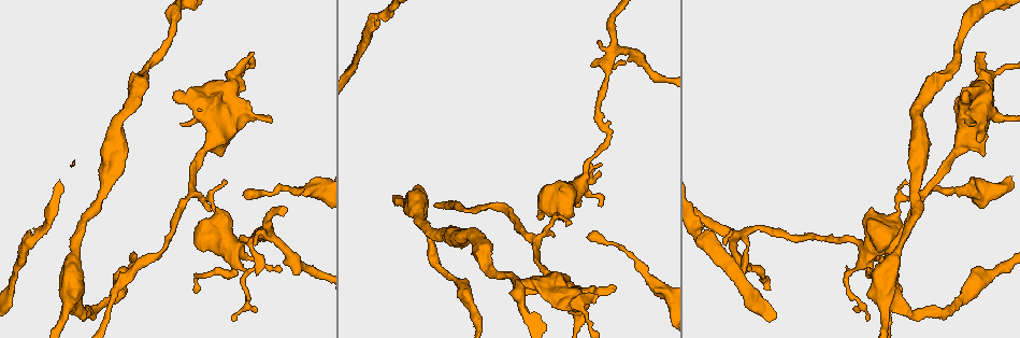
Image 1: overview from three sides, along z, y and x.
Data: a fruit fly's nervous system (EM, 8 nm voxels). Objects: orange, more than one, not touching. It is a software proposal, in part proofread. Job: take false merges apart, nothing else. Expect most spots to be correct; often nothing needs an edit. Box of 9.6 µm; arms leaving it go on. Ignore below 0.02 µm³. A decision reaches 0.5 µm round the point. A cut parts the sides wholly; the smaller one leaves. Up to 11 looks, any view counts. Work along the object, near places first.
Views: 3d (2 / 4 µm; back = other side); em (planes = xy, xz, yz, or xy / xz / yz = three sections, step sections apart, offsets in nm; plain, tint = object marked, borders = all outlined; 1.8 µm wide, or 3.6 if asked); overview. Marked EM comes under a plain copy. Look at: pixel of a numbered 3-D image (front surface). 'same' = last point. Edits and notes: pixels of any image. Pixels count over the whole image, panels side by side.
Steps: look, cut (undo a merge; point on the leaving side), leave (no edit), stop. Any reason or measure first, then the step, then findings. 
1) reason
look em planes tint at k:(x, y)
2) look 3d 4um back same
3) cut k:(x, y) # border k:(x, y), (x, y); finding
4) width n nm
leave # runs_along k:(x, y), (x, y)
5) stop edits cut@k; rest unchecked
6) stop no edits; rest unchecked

narrows sharply
look 3d 4um at 1:(232, 270)

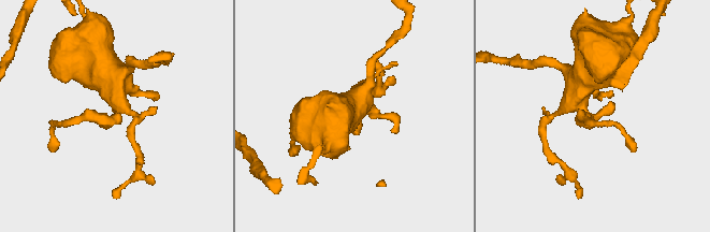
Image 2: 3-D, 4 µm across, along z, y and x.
need the tissue
look em 3.6um xy step 4 tint at 2:(118, 114)

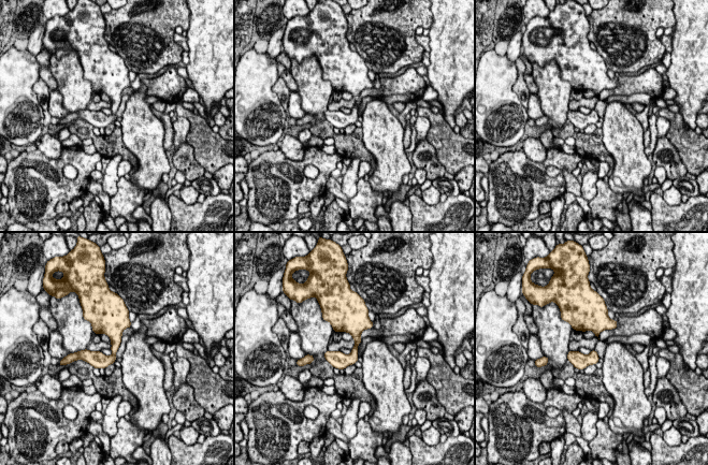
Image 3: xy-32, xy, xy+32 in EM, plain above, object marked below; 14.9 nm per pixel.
width 140 nm
leave # runs_along 3:(113, 321), (114, 352), (96, 365); all the same cell

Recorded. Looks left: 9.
sharp bend
look em 3.6um xy step 16 tint at 1:(263, 241)

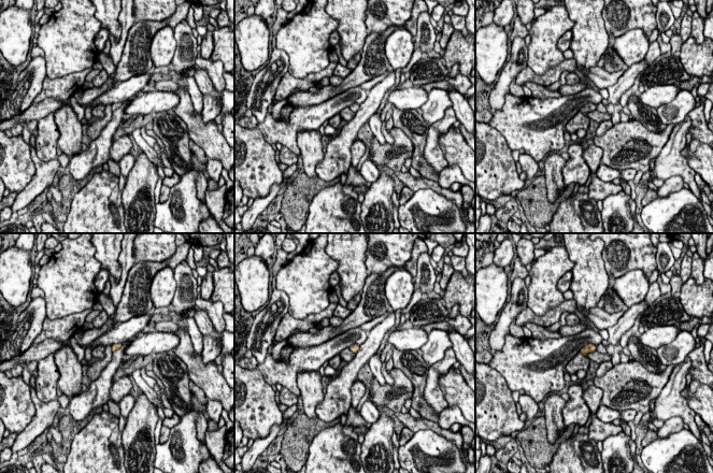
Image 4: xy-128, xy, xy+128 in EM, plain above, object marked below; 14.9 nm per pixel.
cut it another way
look em 3.6um planes tint same

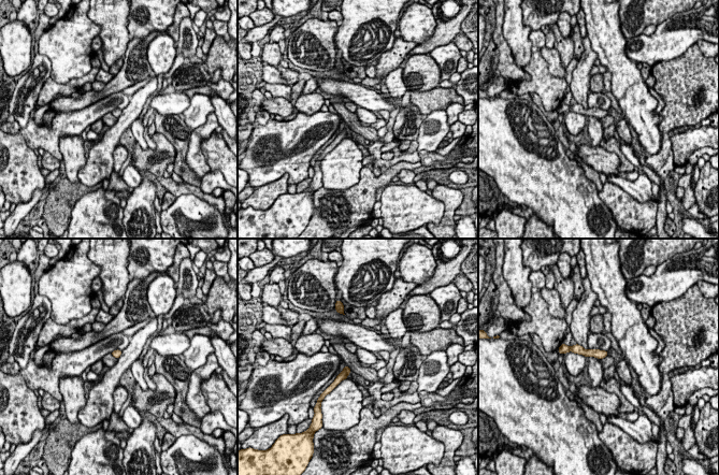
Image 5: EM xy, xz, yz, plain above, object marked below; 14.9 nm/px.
leave # runs_along 5:(573, 348), (585, 353), (605, 354); all the same cell

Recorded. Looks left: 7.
abrupt turn
look em 3.6um planes tint at 1:(268, 235)

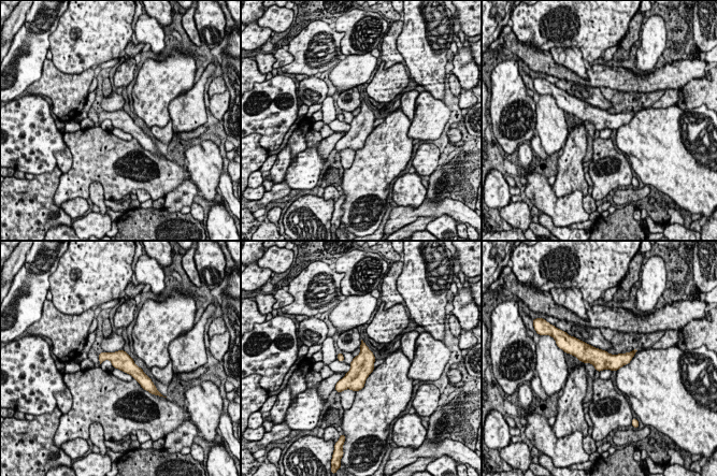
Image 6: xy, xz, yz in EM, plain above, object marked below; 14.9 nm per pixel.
leave # runs_along 6:(573, 351), (600, 359), (630, 355); continuous, no second cell

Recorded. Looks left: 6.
thin neck
look em planes tint at 1:(266, 193)

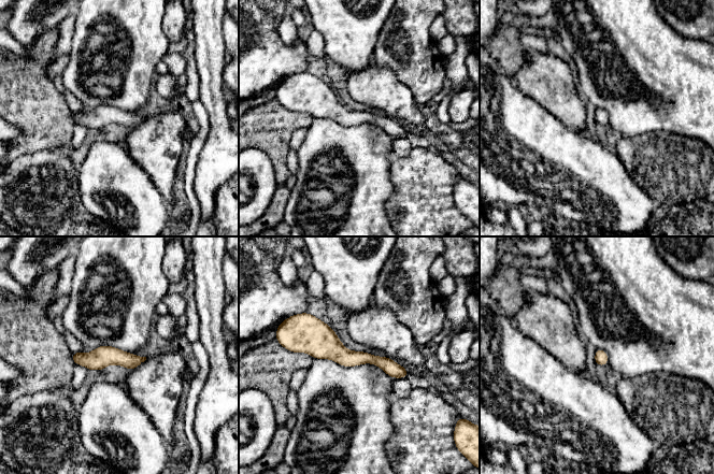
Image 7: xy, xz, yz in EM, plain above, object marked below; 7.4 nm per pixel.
leave # all the same cell

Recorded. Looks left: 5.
stop no edits; rest unchecked

